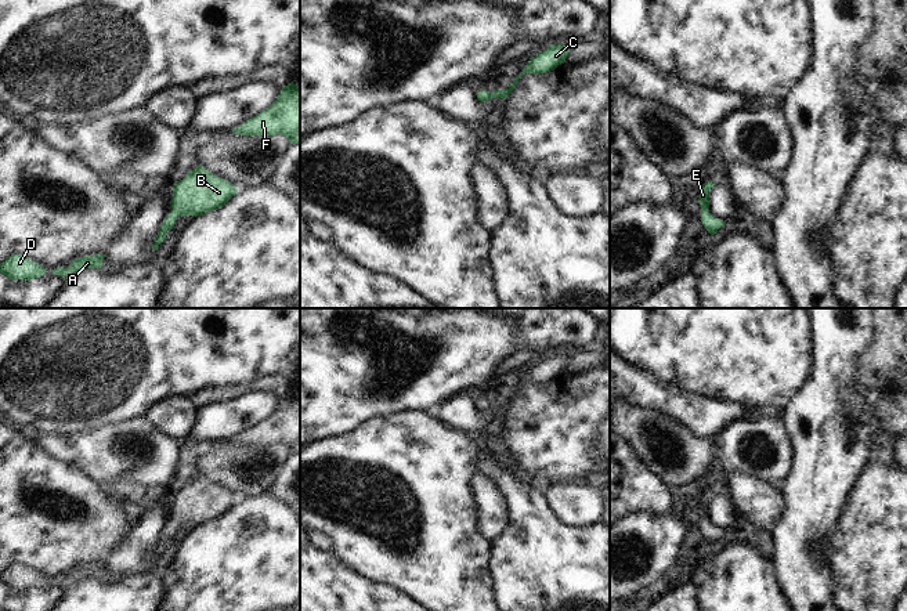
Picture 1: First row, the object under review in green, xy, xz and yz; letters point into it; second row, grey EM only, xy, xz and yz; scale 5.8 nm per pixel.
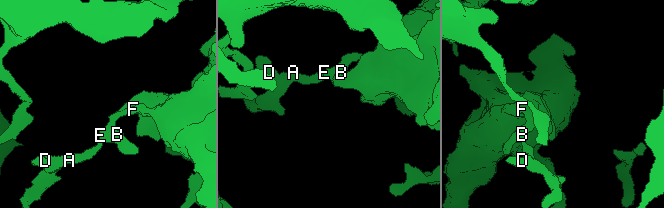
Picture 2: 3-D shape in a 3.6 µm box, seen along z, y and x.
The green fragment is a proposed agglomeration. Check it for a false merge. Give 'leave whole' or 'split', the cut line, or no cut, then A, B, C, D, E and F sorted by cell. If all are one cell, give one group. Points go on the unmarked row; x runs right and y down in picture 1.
leave whole; no cut; A B C D E F

